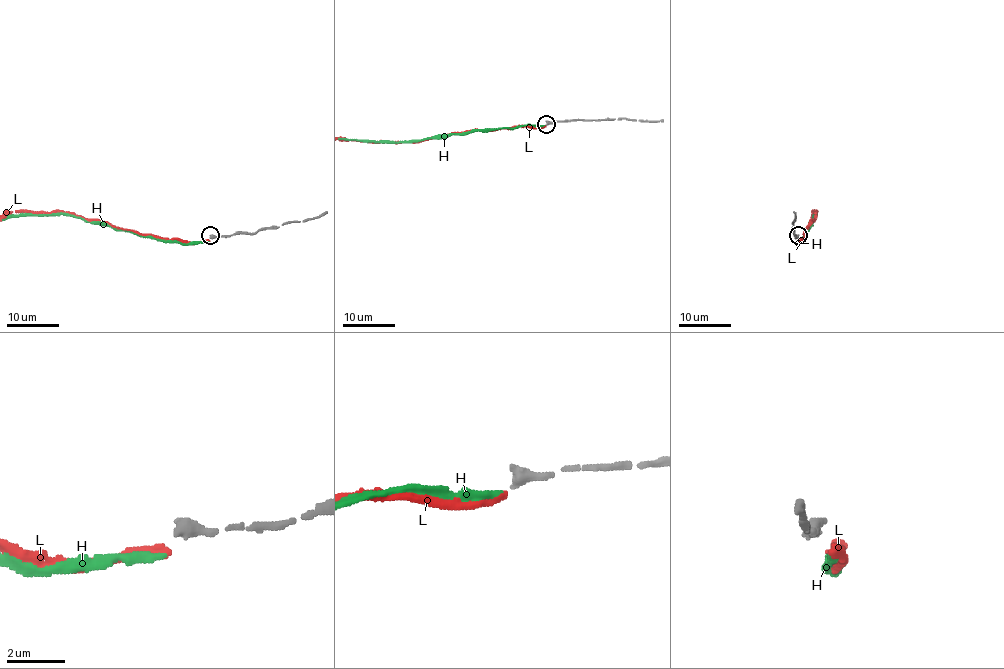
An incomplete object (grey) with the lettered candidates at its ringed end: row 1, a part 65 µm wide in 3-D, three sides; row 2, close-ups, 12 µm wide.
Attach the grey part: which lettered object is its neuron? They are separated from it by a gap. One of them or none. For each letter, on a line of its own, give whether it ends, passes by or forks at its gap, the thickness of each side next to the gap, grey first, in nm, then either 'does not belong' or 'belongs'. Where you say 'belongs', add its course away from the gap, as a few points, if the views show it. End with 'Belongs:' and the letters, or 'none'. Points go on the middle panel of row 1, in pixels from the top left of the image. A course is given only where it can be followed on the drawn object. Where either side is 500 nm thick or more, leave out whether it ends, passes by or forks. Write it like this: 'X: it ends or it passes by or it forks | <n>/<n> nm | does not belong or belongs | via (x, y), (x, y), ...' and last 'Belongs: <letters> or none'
H: it ends | 440/240 nm | does not belong
L: it ends | 440/320 nm | does not belong
Belongs: none

